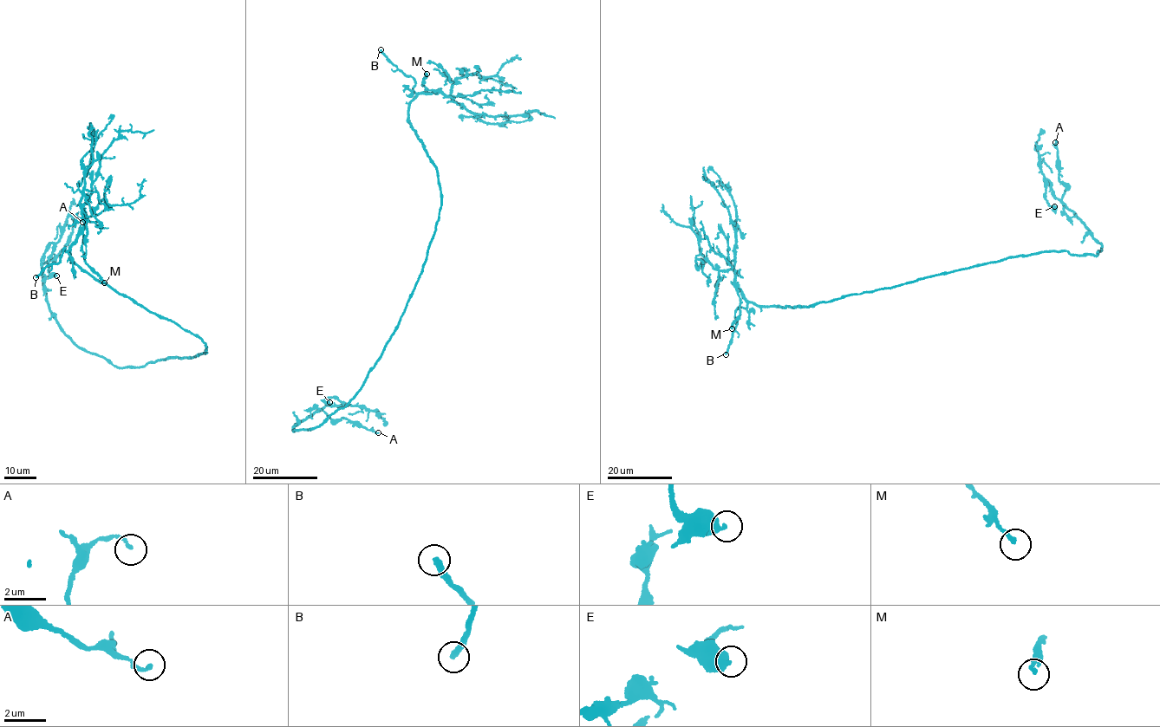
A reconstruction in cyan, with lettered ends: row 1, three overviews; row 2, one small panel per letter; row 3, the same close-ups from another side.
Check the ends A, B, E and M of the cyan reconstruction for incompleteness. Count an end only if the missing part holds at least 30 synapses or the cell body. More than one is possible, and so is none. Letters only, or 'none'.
B

